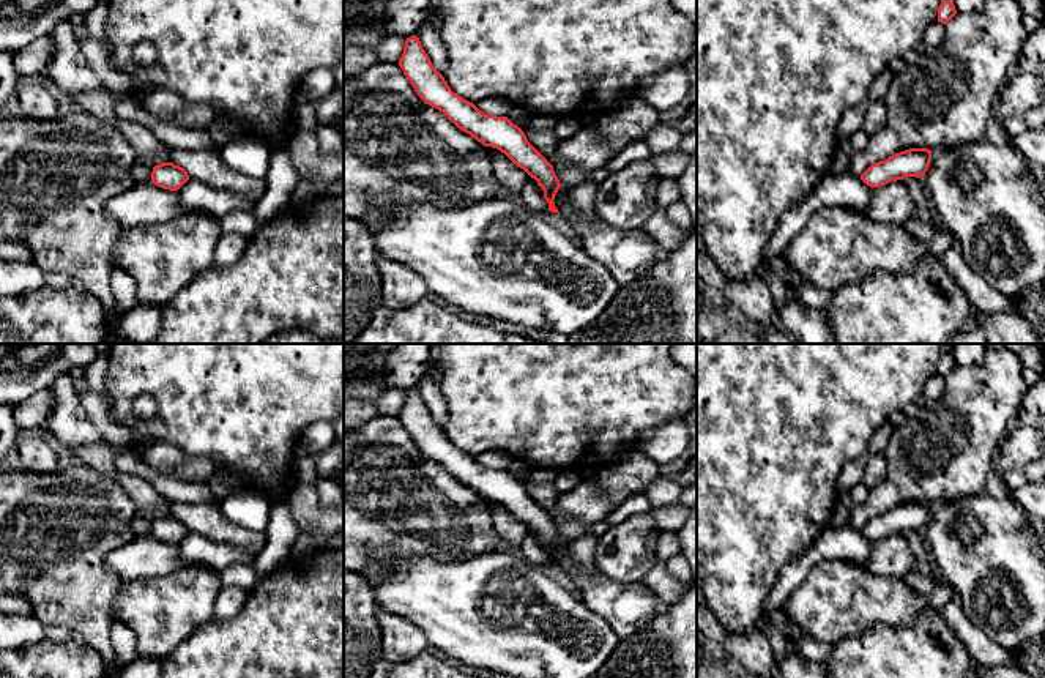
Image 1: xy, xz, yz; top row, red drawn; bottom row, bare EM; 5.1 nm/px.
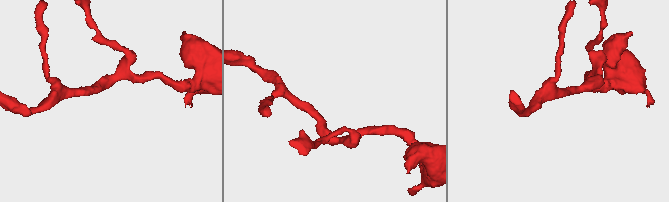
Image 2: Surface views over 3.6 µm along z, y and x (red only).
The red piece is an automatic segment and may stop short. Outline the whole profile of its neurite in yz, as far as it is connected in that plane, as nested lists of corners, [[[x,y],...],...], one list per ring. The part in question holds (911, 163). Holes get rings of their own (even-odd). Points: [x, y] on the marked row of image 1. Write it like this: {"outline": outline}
{"outline": [[[909,148],[872,164],[861,175],[861,180],[870,188],[880,188],[891,181],[903,180],[905,177],[919,178],[928,170],[930,161],[932,150]]]}

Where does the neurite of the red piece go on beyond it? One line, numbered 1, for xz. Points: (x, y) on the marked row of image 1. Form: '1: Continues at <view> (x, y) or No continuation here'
1: No continuation here

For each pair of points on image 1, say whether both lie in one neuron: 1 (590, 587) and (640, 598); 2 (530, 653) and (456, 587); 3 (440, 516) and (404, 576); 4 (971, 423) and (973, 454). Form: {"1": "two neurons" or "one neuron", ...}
{"1": "one neuron", "2": "one neuron", "3": "two neurons", "4": "one neuron"}

